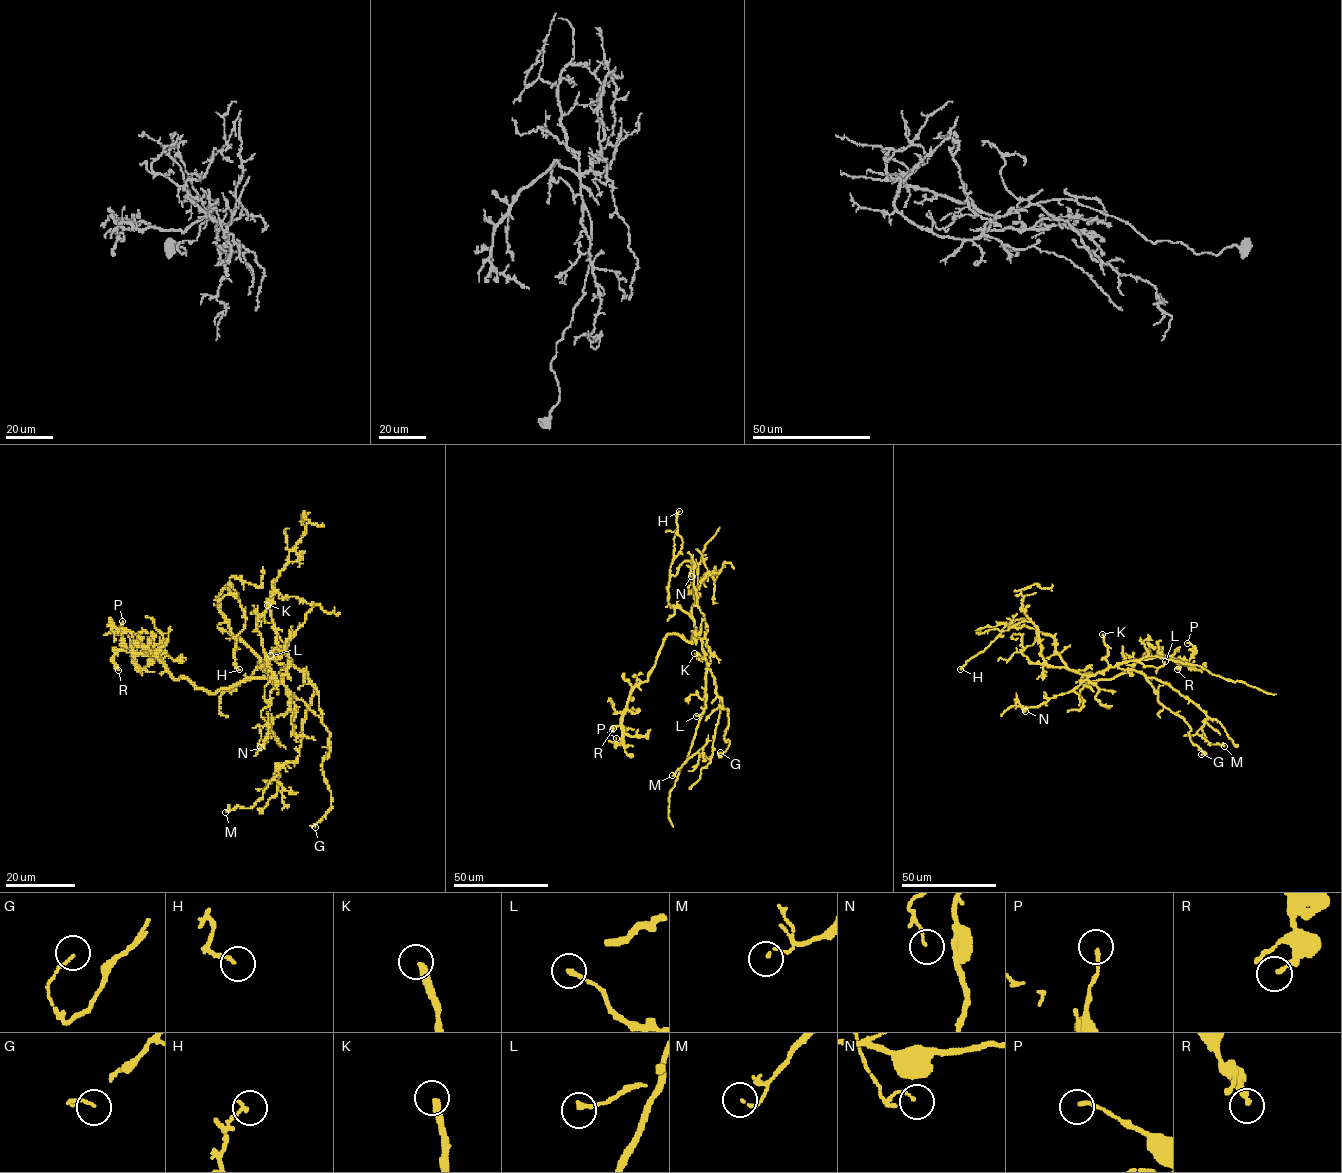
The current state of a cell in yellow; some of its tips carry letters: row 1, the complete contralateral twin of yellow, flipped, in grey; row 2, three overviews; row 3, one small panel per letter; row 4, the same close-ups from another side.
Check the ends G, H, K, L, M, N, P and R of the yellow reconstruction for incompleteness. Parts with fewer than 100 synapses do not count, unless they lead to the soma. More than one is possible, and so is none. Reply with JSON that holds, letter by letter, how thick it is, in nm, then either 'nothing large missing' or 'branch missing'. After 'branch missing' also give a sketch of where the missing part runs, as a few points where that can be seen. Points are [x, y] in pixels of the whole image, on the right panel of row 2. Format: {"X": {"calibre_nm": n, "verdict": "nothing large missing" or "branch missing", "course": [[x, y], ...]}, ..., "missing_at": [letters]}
{"G": {"calibre_nm": 90, "verdict": "nothing large missing"}, "H": {"calibre_nm": 140, "verdict": "nothing large missing"}, "K": {"calibre_nm": 280, "verdict": "nothing large missing"}, "L": {"calibre_nm": 190, "verdict": "nothing large missing"}, "M": {"calibre_nm": 100, "verdict": "nothing large missing"}, "N": {"calibre_nm": 90, "verdict": "nothing large missing"}, "P": {"calibre_nm": 150, "verdict": "nothing large missing"}, "R": {"calibre_nm": 180, "verdict": "nothing large missing"}, "missing_at": []}

